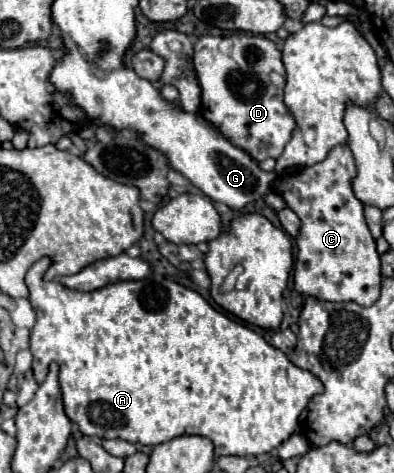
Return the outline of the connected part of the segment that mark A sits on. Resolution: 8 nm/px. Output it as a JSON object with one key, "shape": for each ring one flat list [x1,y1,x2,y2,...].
{"shape":[[42,258,38,260,26,274,26,286,30,290,30,304,36,312,36,324,30,330,30,350,34,356,32,362,32,372,36,382,44,382,46,374,48,374,48,364,56,362,60,366,58,372,58,380,60,380,60,390,64,396,64,410,66,416,80,426,80,432,86,436,98,436,98,438,120,438,126,442,140,442,146,446,156,446,162,442,168,442,176,436,184,436,184,434,200,434,200,436,208,436,214,444,214,452,216,456,260,456,266,454,274,448,278,448,286,438,290,438,298,426,298,418,302,414,302,410,306,408,306,404,310,402,312,396,320,394,324,390,322,382,308,370,302,370,298,366,294,366,284,352,280,352,278,348,270,346,258,332,250,330,246,324,238,324,232,318,216,312,198,292,184,288,172,280,156,280,156,278,146,278,146,280,132,280,132,282,114,282,108,284,104,288,98,288,94,292,76,292,72,288,62,286,60,282,46,282,42,274,46,274,46,270,50,268,52,260,50,258]]}

